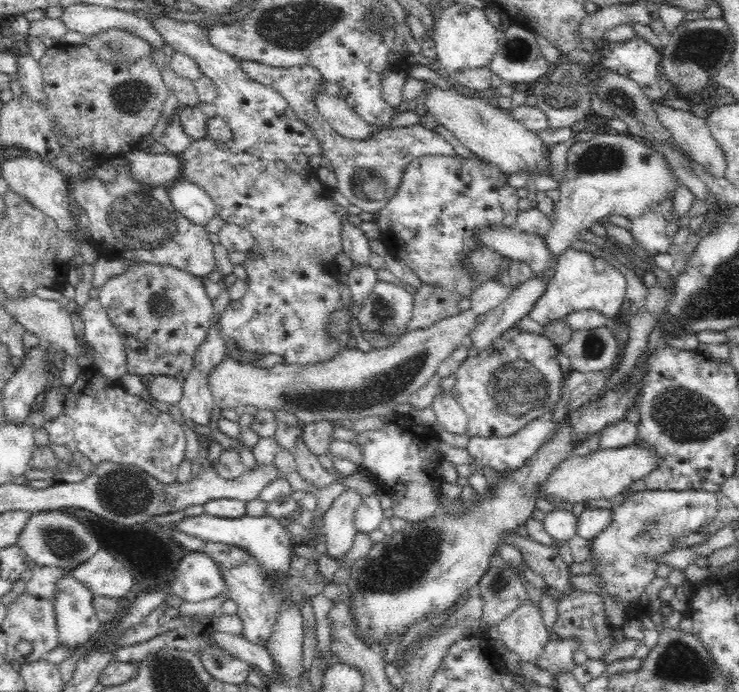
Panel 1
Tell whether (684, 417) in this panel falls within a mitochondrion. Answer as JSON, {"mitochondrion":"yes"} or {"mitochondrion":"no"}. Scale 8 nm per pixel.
{"mitochondrion":"yes"}

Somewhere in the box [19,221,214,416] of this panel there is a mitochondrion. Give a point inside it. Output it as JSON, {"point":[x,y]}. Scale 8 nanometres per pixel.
{"point":[161,307]}

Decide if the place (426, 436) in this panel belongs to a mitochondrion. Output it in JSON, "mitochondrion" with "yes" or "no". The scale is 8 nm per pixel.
{"mitochondrion":"no"}

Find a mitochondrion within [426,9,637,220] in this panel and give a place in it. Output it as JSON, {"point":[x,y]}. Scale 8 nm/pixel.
{"point":[563,90]}

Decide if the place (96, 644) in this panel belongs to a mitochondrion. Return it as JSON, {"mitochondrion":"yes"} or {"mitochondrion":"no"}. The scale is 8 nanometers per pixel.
{"mitochondrion":"no"}

